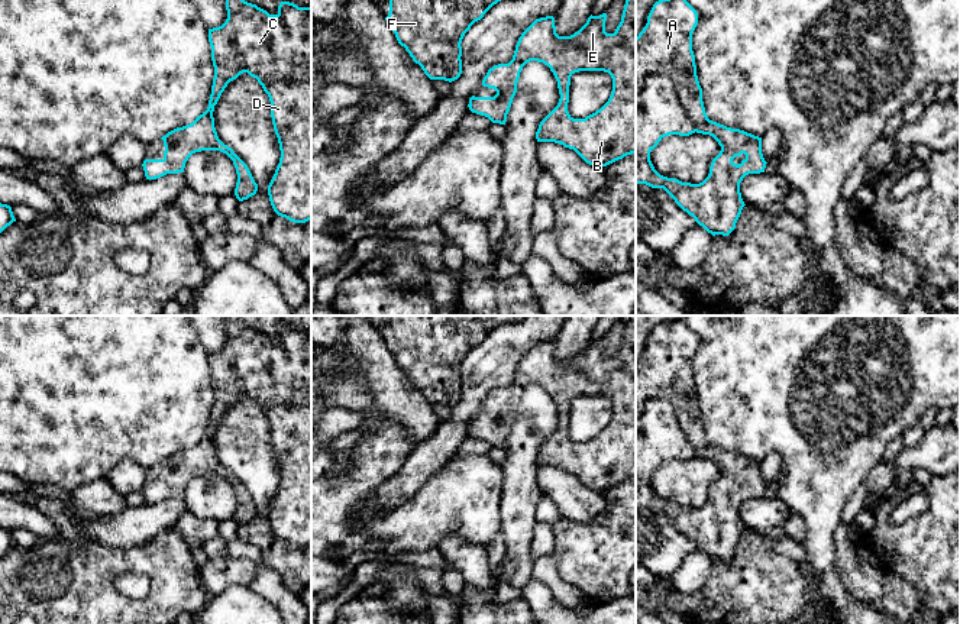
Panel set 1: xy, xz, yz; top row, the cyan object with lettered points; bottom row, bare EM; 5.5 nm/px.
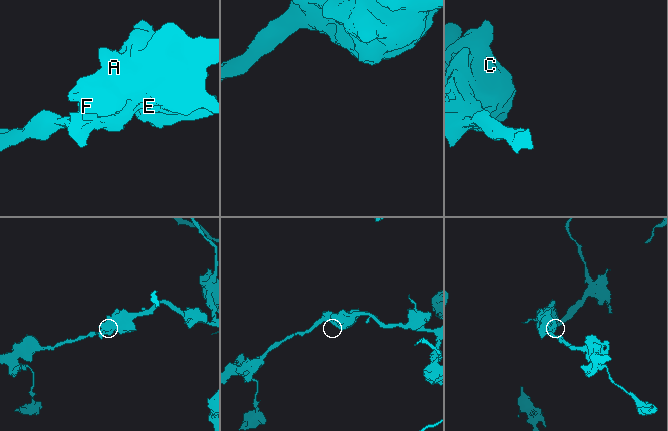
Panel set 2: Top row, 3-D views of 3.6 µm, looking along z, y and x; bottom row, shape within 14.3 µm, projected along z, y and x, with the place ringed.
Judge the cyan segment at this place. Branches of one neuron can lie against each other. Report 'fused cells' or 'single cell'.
single cell

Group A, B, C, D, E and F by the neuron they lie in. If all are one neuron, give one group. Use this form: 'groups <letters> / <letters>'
groups A B C D E F

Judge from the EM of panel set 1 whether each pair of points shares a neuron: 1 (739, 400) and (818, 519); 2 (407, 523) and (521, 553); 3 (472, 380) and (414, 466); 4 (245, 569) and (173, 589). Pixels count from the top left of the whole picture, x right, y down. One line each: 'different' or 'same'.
1: same
2: different
3: same
4: different

